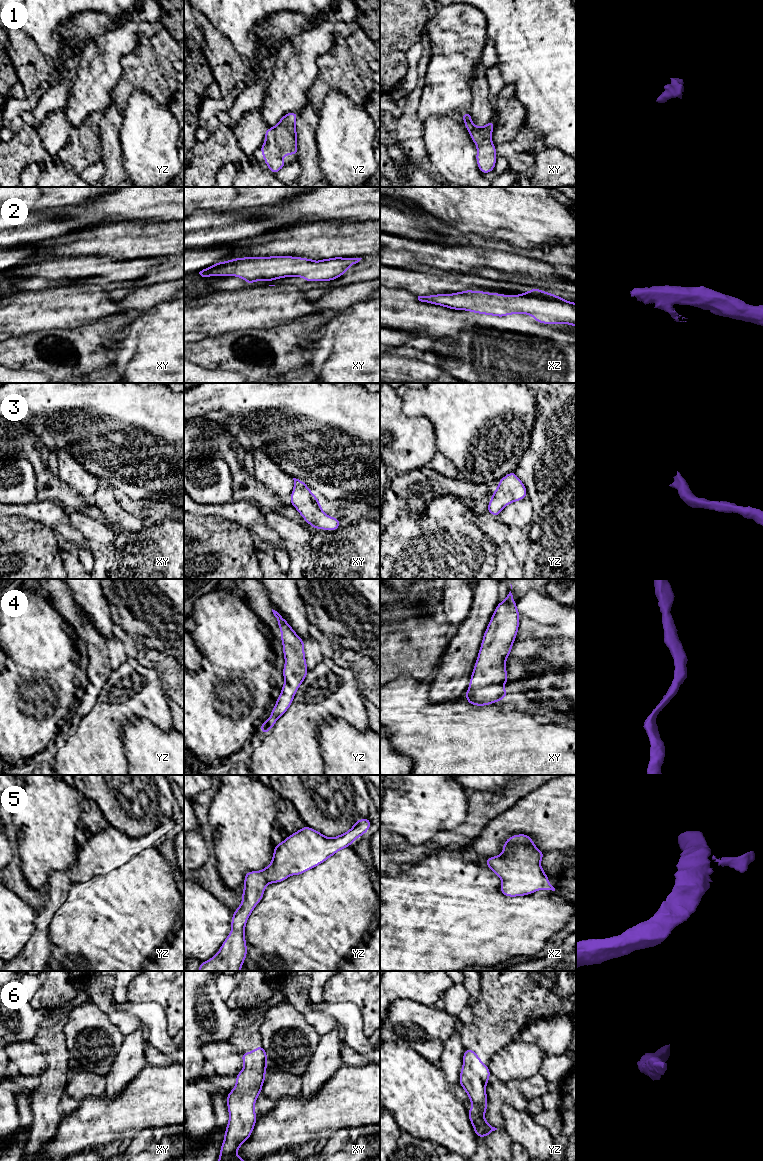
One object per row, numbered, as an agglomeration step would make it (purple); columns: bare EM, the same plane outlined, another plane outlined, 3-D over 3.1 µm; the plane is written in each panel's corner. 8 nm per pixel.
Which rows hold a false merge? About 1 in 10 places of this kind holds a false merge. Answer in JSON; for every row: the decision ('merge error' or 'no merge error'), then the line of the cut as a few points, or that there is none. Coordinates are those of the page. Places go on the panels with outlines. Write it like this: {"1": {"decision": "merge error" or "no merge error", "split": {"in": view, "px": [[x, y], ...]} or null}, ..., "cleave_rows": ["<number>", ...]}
{"1": {"decision": "no merge error", "split": null}, "2": {"decision": "no merge error", "split": null}, "3": {"decision": "no merge error", "split": null}, "4": {"decision": "no merge error", "split": null}, "5": {"decision": "no merge error", "split": null}, "6": {"decision": "no merge error", "split": null}, "cleave_rows": []}

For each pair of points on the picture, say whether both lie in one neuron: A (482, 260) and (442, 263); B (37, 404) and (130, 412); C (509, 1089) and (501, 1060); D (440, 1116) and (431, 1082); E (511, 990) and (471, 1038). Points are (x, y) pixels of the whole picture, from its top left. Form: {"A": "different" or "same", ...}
{"A": "same", "B": "same", "C": "different", "D": "same", "E": "same"}

